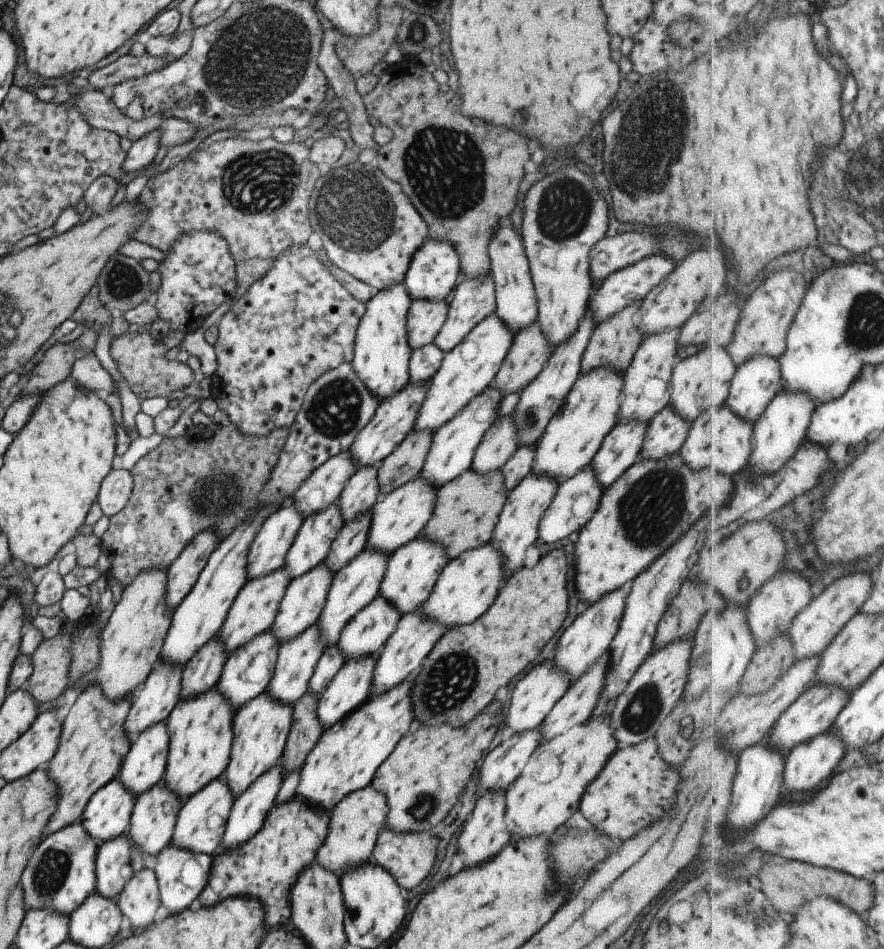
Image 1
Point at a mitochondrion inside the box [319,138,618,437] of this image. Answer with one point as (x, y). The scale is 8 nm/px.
(566, 209)

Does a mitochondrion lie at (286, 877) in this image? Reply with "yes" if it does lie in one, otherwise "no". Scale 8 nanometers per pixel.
no

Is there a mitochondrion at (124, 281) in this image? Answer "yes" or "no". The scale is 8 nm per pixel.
yes

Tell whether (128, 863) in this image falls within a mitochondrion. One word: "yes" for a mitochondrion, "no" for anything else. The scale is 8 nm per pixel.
yes

